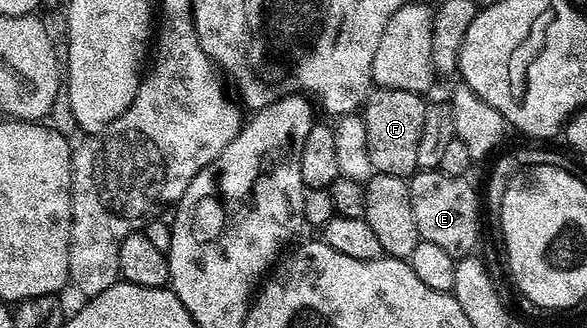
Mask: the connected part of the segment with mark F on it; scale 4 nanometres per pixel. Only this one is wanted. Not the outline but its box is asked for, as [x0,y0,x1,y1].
[363,87,426,178]

